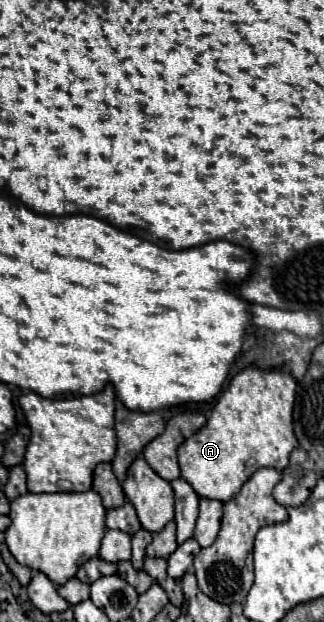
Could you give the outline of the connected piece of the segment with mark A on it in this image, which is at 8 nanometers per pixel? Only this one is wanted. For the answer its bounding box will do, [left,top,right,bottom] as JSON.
[178,370,298,504]

